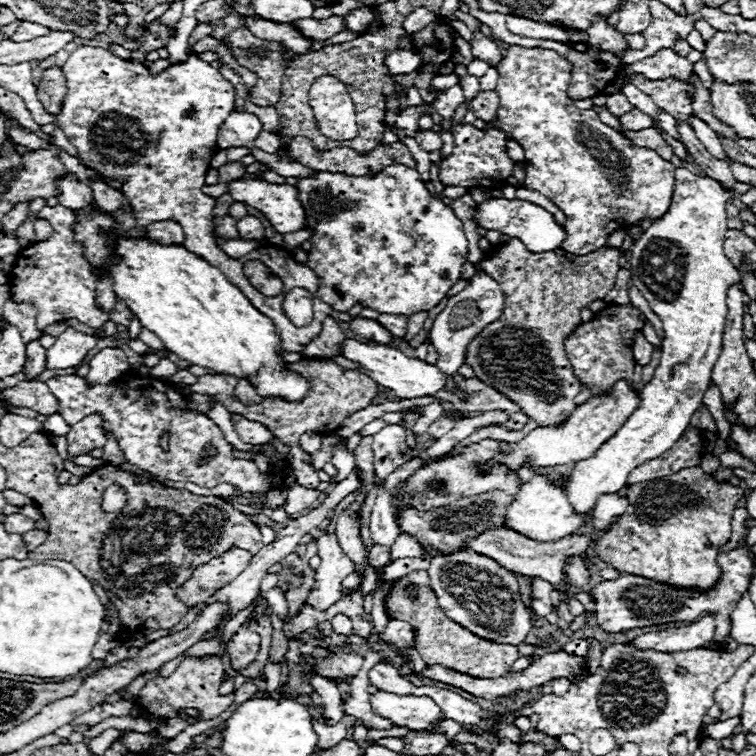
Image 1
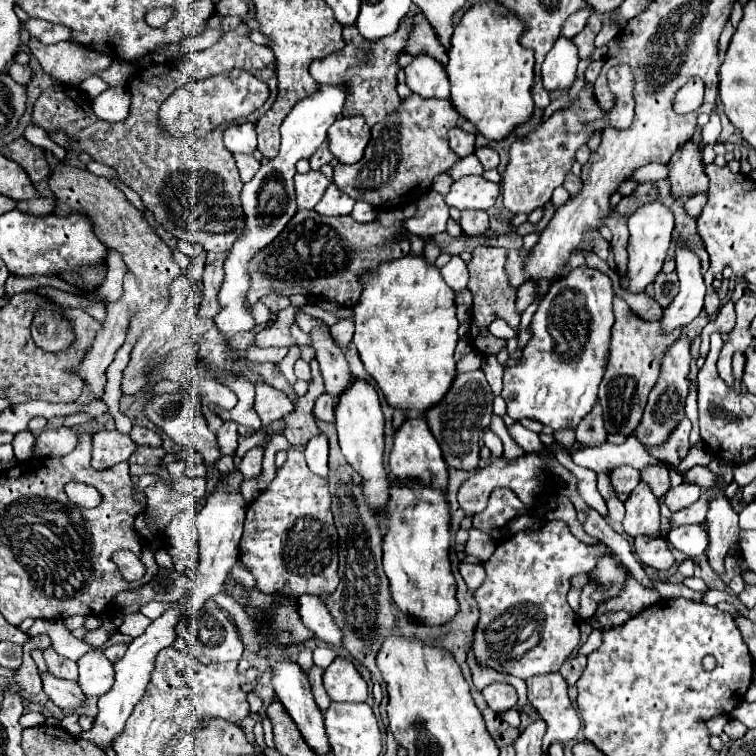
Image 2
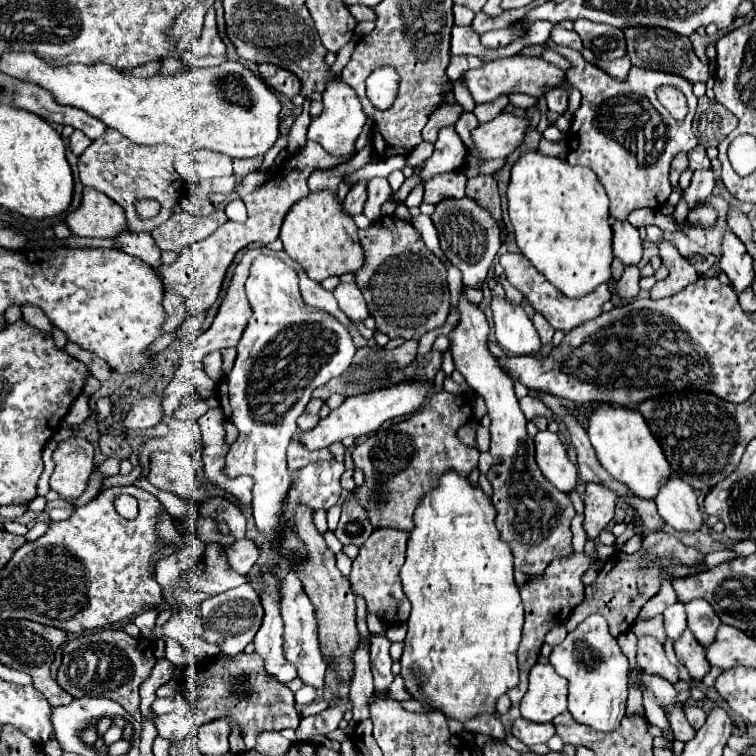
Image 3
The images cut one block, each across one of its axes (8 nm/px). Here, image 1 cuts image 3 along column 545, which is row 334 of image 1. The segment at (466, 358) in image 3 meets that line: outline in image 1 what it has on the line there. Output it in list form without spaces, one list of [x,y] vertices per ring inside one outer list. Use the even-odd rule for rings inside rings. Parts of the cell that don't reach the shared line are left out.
[[[510,238],[508,244],[498,244],[490,248],[484,256],[486,258],[480,262],[480,270],[488,272],[488,276],[498,280],[504,292],[504,310],[494,324],[488,324],[468,344],[464,364],[474,368],[474,376],[480,382],[502,392],[506,398],[518,404],[528,418],[538,422],[538,426],[558,424],[576,408],[574,398],[580,392],[580,382],[576,380],[570,360],[566,358],[564,352],[564,340],[566,336],[570,336],[570,332],[574,332],[582,324],[580,310],[584,306],[590,306],[590,302],[604,298],[614,286],[616,274],[620,270],[618,264],[620,250],[602,246],[598,252],[590,252],[586,256],[574,256],[558,248],[554,252],[536,254],[526,250],[526,246],[518,238]]]

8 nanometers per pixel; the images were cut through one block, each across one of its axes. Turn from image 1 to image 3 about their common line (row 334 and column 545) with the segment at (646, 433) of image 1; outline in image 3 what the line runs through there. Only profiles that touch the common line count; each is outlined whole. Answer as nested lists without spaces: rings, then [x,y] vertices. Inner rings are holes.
[[[534,664],[530,670],[528,692],[520,702],[522,718],[530,722],[550,722],[566,710],[568,682],[550,664]]]

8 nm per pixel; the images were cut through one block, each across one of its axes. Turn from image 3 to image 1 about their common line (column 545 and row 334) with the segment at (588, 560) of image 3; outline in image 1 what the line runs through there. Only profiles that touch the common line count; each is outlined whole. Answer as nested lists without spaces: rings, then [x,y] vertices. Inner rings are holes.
[[[612,304],[594,314],[588,324],[580,324],[568,338],[566,338],[566,356],[578,376],[578,382],[592,392],[592,396],[606,394],[618,380],[626,380],[628,384],[634,382],[634,336],[642,332],[646,316],[632,304]]]

